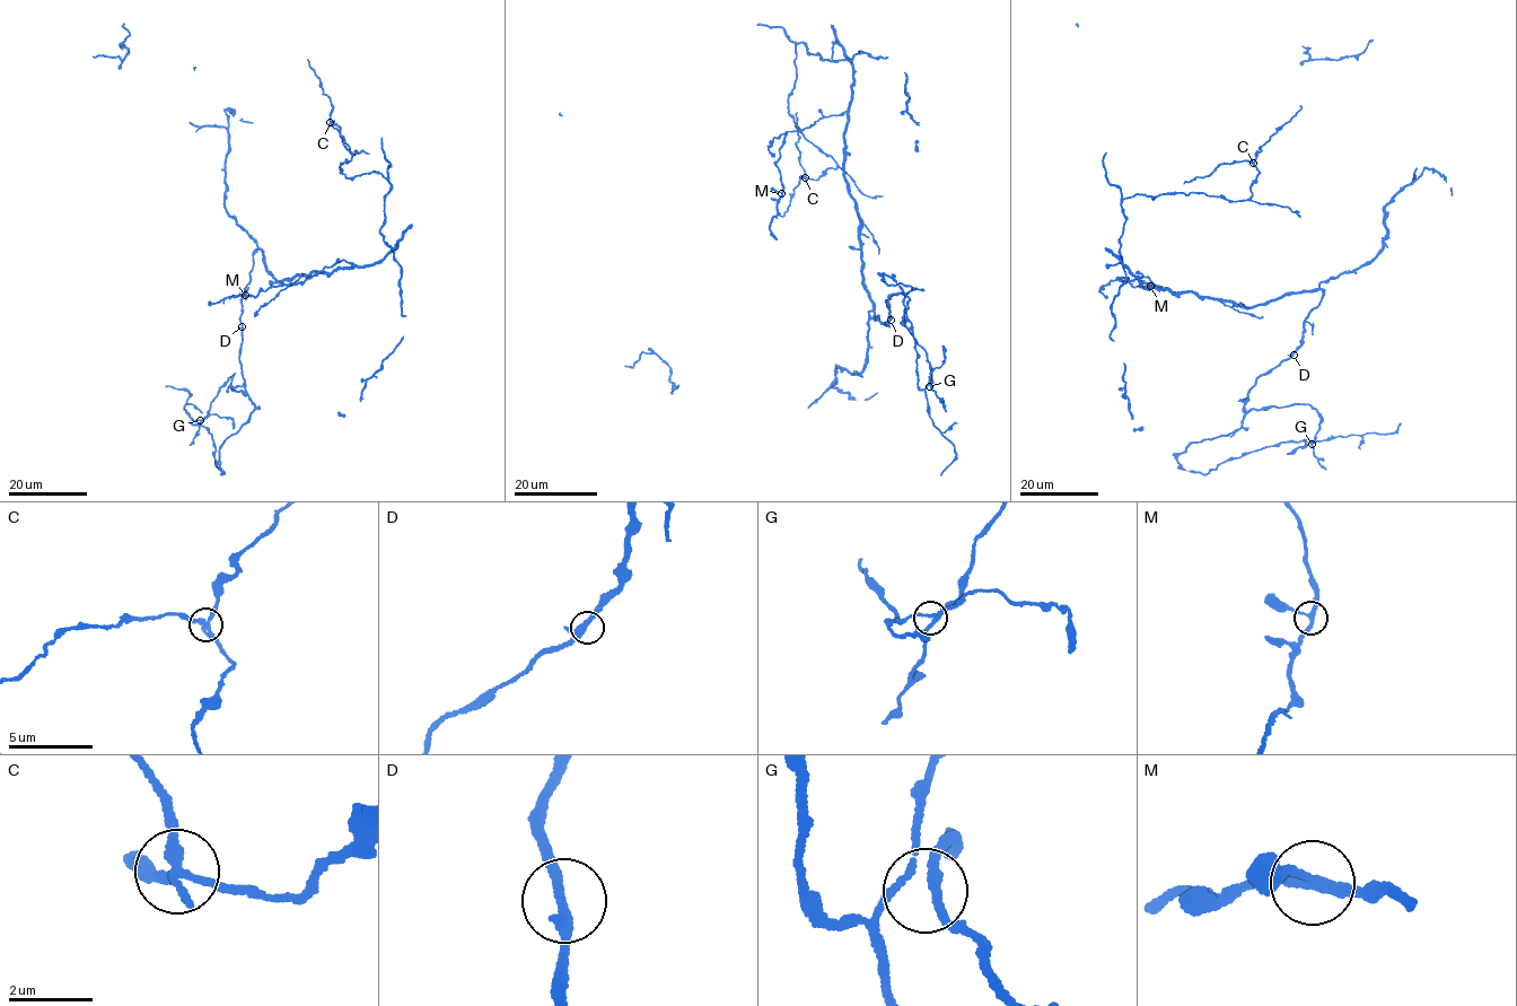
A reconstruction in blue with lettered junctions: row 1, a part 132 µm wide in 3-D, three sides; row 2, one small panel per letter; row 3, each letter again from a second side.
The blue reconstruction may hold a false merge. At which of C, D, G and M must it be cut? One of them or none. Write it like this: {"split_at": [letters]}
{"split_at": ["C"]}

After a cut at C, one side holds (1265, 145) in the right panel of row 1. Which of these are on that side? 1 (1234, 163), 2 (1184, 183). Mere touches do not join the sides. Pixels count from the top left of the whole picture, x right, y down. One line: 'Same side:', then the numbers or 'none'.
Same side: none

